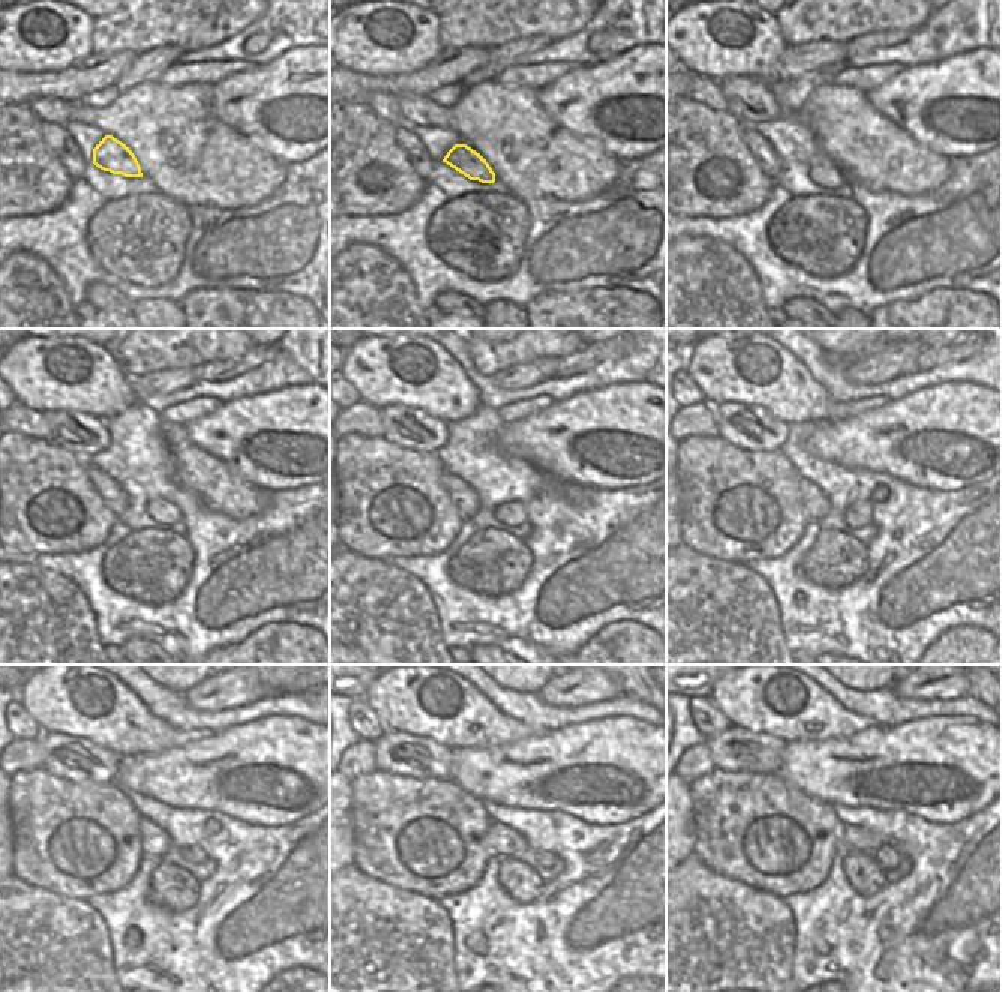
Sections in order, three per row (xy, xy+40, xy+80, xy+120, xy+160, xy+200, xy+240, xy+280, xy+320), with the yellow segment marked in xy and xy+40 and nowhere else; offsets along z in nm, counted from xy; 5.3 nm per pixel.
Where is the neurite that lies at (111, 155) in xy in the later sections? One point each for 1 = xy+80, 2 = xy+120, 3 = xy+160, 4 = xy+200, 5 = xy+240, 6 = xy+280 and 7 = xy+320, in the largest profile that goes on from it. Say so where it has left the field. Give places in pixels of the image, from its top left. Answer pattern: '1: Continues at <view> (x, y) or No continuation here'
1: Continues at xy+80 (822, 171)
2: Continues at xy+120 (167, 514)
3: Continues at xy+160 (513, 514)
4: Continues at xy+200 (858, 515)
5: Continues at xy+240 (195, 854)
6: Continues at xy+280 (534, 857)
7: Continues at xy+320 (888, 859).

